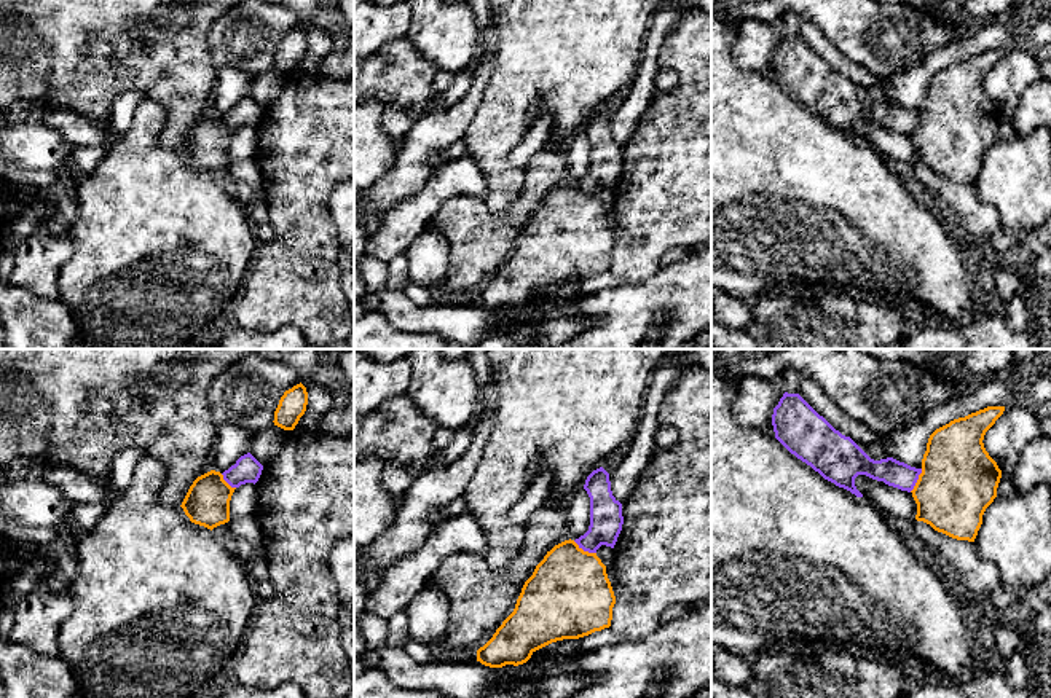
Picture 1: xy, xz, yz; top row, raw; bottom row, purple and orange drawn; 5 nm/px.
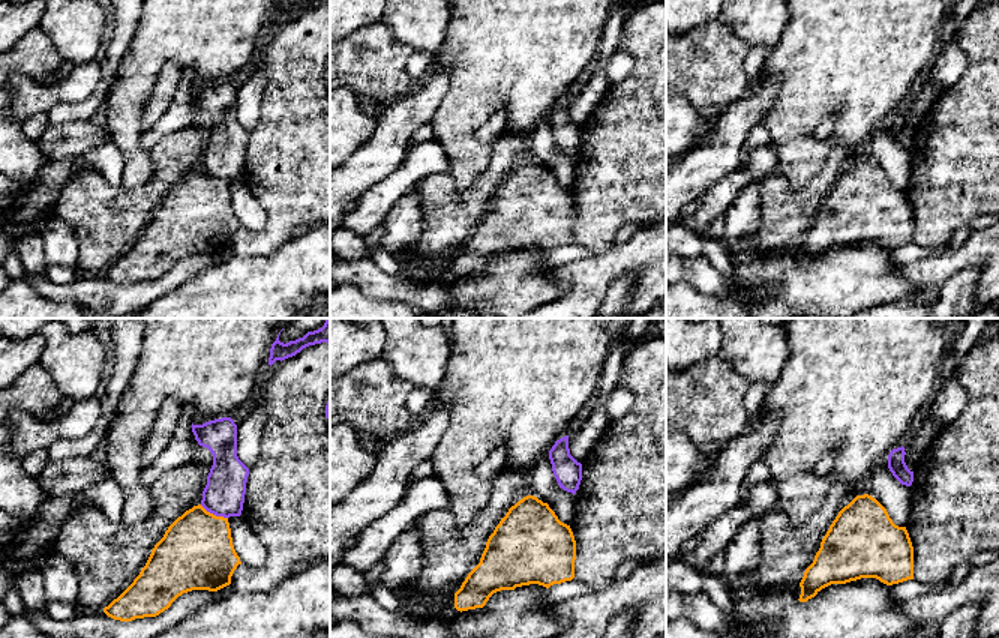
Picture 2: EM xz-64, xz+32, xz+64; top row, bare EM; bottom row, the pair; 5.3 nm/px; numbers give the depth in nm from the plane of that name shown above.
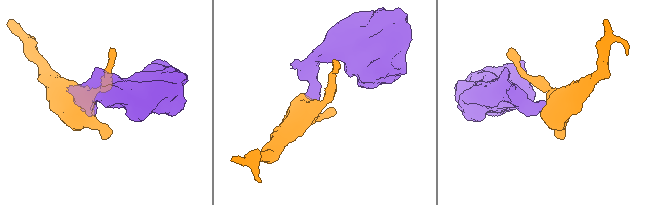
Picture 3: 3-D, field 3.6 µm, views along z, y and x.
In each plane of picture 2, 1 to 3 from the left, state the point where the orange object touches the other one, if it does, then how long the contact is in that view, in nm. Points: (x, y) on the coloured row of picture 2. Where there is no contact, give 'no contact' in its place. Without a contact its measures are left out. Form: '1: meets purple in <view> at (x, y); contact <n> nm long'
1: meets purple in xz-64 at (213, 514); contact 170 nm long
2: no contact
3: no contact

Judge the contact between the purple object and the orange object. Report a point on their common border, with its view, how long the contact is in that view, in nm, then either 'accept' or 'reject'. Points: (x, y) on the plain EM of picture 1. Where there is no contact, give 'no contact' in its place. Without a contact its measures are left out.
contact xz (584, 193); length 140 nm; reject

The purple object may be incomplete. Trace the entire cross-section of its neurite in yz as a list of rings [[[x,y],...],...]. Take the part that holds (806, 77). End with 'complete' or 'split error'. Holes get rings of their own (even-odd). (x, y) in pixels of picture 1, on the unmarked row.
[[[785,35],[773,51],[775,81],[825,123],[863,140],[855,129],[858,118],[911,135],[922,112],[893,100],[874,104],[850,80],[836,73],[799,37]]] | complete

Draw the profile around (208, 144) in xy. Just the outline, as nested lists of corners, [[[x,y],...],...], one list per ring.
[[[211,113],[193,124],[180,150],[191,166],[212,174],[230,164],[234,132],[220,115]]]

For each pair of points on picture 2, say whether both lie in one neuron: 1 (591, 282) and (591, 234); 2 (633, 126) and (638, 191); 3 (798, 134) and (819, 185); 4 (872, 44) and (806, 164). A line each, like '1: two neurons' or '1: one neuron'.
1: two neurons
2: one neuron
3: two neurons
4: one neuron

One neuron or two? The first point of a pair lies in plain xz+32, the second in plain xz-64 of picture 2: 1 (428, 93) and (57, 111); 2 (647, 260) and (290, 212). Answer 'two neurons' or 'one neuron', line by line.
1: one neuron
2: two neurons

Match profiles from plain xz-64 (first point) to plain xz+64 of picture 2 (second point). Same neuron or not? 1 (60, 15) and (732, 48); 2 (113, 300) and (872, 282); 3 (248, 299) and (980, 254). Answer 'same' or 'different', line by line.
1: different
2: different
3: same

